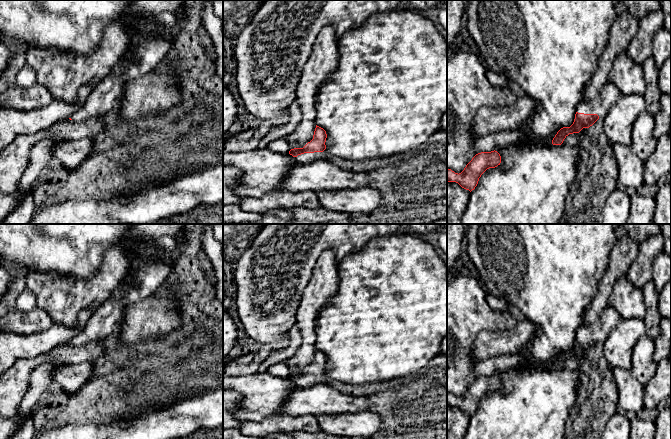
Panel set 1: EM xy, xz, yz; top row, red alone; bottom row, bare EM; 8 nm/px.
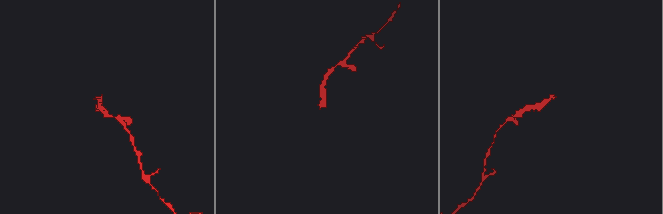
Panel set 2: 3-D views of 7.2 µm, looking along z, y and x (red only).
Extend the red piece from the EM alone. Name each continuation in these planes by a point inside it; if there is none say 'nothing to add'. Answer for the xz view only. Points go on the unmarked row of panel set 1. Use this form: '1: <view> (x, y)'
1: xz (304, 382)

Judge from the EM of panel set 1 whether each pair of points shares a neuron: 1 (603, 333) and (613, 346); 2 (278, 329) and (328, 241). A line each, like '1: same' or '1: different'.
1: different
2: same

